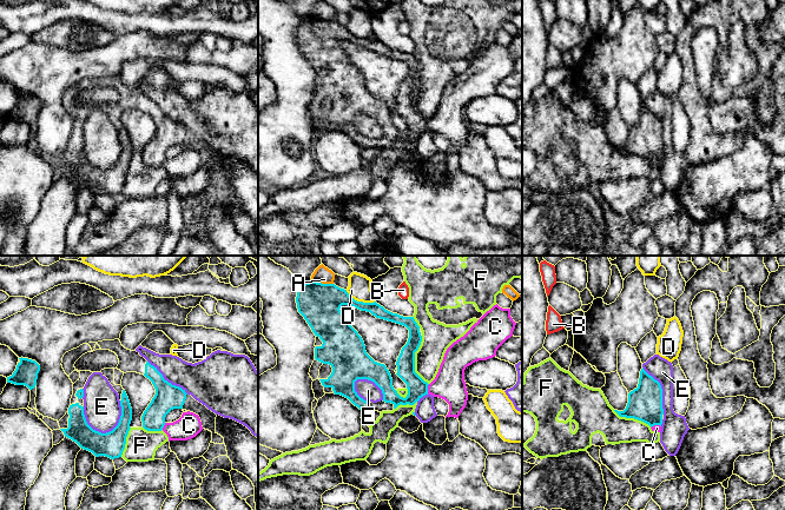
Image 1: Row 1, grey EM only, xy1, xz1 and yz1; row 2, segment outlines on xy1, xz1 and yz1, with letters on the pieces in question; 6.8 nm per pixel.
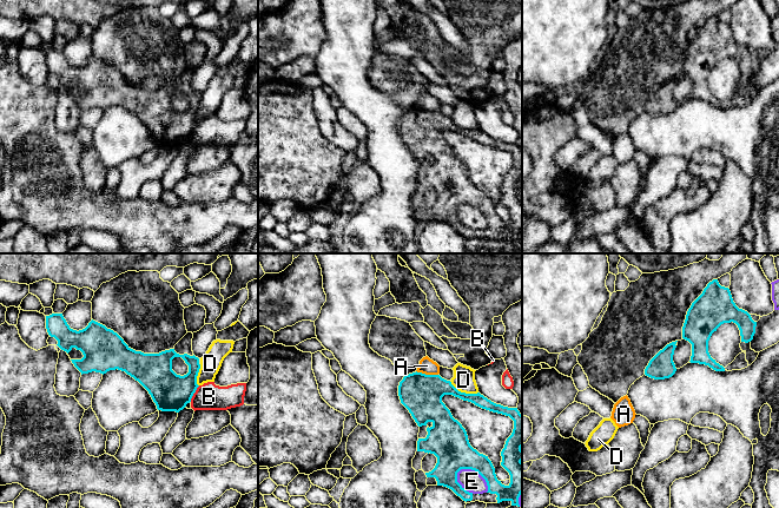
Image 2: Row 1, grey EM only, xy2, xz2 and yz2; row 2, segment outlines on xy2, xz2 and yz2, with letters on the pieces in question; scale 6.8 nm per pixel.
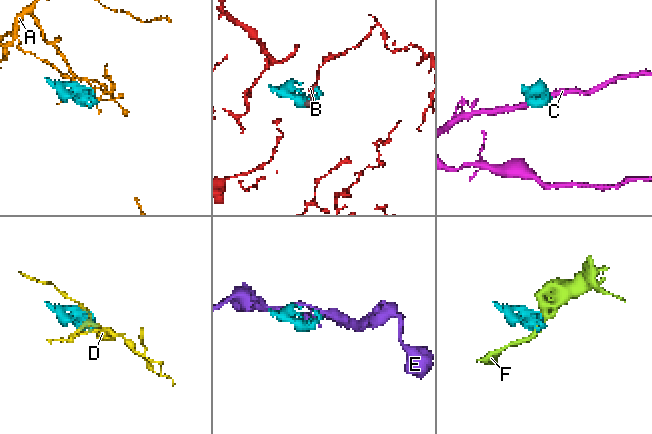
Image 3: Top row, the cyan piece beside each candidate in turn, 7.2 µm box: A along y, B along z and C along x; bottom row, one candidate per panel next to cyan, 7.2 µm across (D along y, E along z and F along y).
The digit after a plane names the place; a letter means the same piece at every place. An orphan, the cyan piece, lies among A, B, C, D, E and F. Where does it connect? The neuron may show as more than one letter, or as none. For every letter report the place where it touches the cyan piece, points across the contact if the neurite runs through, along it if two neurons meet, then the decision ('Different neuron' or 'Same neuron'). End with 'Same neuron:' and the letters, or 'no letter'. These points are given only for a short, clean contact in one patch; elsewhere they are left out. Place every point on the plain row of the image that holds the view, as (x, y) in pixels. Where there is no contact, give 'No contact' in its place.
A: Touches cyan at xz1 (321, 19). Boundary: xz1 (310, 17), (332, 20). Different neuron
B: Touches cyan at xy2 (193, 129). Boundary: xy2 (199, 121), (190, 137). Different neuron
C: Touches cyan at xz1 (427, 125). Boundary: xz1 (429, 120), (427, 130). Different neuron
D: Touches cyan at xz1 (360, 38). Boundary: xz1 (345, 26), (357, 37), (374, 38). Different neuron
E: Touches cyan at xy1 (114, 164). Different neuron
F: Touches cyan at xz1 (414, 97). Different neuron
Same neuron: no letter

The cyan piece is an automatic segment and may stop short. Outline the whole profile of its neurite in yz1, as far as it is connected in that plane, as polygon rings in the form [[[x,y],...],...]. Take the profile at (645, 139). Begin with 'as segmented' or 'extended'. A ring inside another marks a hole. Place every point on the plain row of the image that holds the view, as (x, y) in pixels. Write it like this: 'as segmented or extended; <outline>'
as segmented; [[[644,104],[640,107],[638,124],[628,130],[628,139],[624,147],[614,146],[620,153],[634,154],[651,164],[662,160],[662,125],[658,117]]]

